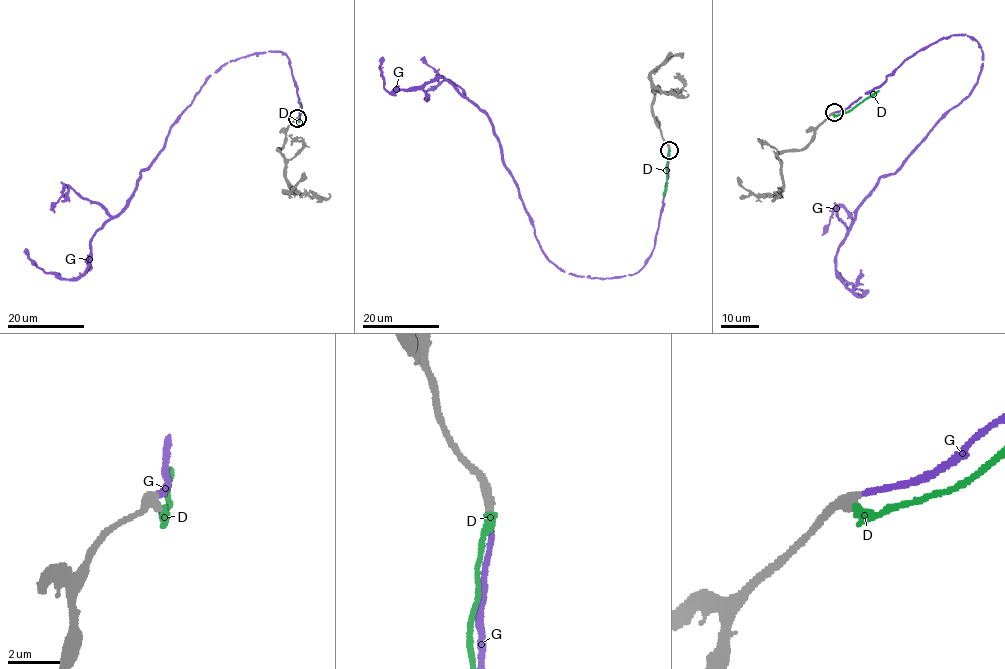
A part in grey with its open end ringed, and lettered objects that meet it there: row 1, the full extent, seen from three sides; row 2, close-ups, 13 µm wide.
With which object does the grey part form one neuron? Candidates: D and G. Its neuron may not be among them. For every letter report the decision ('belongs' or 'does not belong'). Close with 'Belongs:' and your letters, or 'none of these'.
D: does not belong
G: belongs
Belongs: G

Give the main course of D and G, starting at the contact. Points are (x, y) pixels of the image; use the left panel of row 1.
D: (298, 120), (302, 105), (299, 101)
G: (297, 118), (281, 51), (221, 66), (127, 206), (95, 232), (83, 273), (60, 279), (25, 249)

